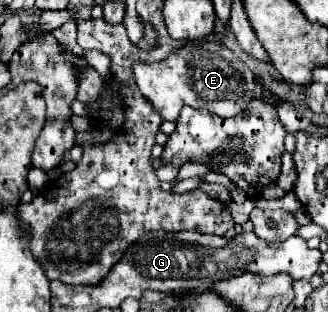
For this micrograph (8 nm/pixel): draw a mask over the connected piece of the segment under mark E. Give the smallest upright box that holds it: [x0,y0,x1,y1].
[134,41,258,121]

